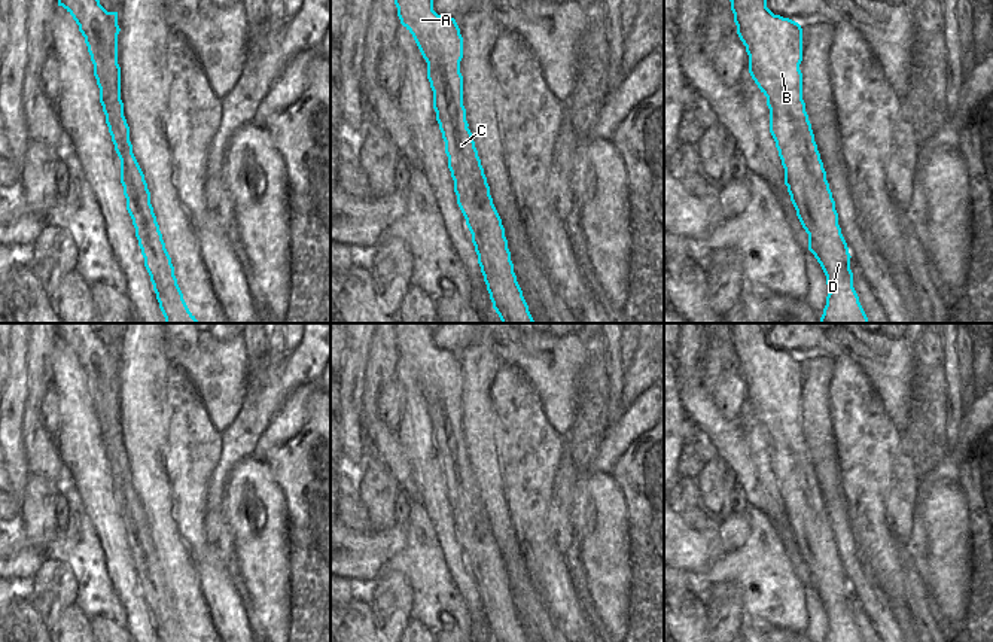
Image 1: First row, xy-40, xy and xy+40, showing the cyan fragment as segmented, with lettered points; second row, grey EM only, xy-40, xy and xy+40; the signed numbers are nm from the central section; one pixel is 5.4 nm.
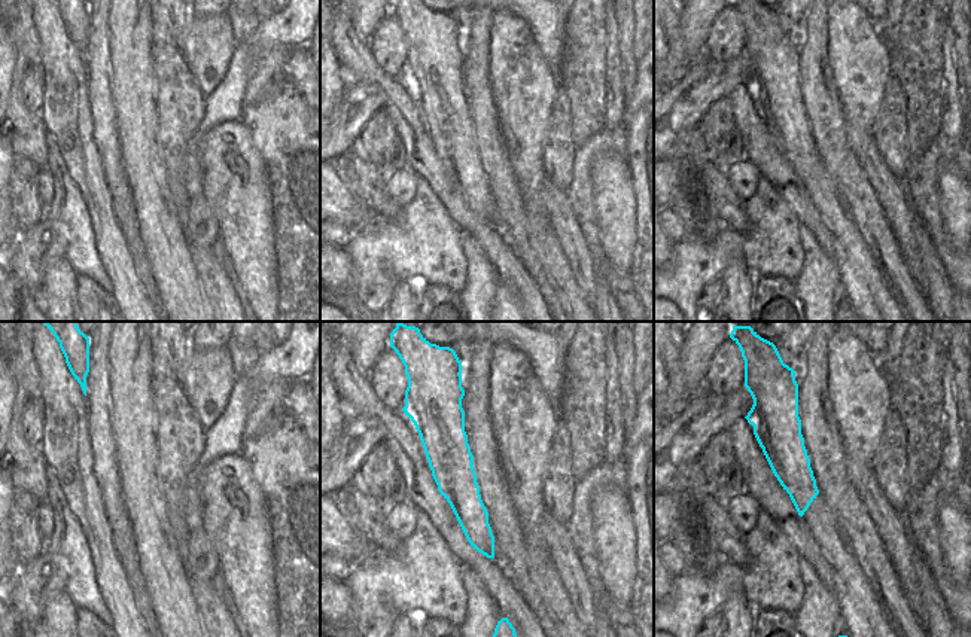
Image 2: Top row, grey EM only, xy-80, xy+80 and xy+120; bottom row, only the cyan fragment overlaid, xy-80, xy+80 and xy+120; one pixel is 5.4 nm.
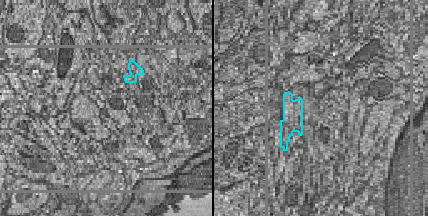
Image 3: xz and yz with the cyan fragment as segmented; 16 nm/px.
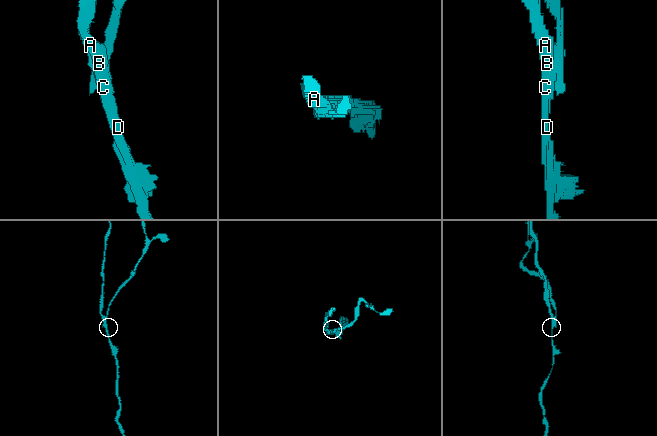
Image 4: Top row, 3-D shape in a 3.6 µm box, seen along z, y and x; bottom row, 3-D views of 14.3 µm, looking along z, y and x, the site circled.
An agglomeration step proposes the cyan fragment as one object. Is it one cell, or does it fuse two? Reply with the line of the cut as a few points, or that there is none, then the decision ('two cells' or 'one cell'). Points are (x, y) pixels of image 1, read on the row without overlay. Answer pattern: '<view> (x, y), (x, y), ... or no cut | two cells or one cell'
xy (438, 377), (436, 396), (448, 422), (447, 446), (466, 461) | two cells

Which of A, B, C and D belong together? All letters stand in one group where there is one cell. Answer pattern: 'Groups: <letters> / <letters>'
Groups: A C D / B.

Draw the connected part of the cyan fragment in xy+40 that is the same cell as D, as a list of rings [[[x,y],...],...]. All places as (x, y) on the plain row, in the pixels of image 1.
[[[788,448],[774,450],[770,466],[785,502],[791,535],[808,568],[808,584],[826,609],[829,627],[825,642],[862,642],[853,621],[852,590],[838,559],[835,535],[814,468],[792,459]]]

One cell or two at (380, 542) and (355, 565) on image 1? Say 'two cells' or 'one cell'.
one cell

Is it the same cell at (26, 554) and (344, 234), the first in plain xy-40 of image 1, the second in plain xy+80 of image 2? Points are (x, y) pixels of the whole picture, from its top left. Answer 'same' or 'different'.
different

